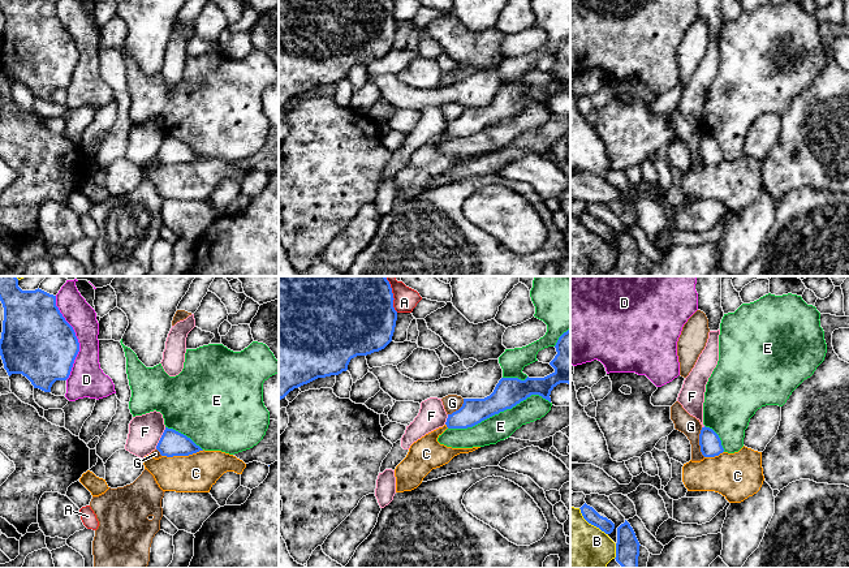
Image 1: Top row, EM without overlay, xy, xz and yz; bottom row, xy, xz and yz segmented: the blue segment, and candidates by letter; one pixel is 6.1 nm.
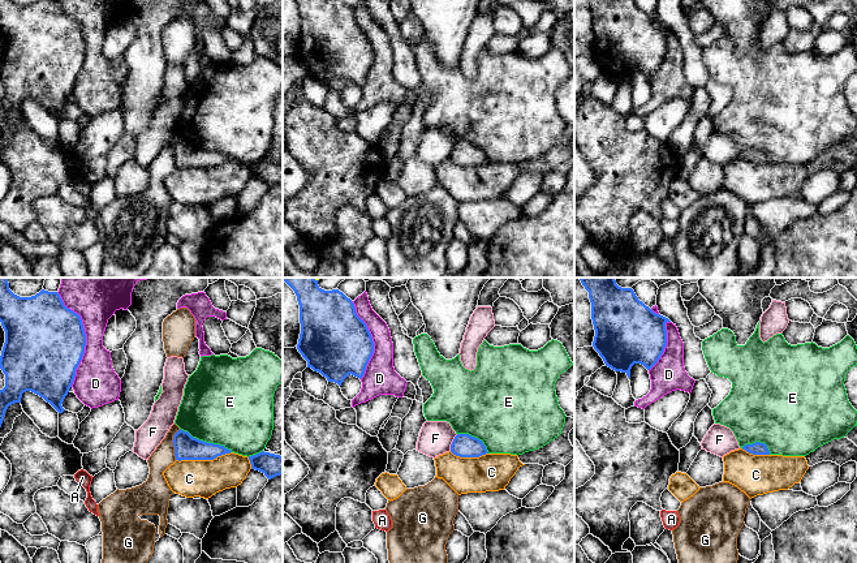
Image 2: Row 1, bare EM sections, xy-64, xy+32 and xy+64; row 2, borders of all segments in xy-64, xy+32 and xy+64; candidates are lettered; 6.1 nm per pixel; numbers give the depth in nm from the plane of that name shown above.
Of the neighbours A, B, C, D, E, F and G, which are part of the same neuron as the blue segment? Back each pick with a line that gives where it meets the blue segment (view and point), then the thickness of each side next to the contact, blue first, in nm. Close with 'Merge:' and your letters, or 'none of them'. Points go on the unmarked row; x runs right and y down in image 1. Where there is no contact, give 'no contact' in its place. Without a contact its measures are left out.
Merge: none of them

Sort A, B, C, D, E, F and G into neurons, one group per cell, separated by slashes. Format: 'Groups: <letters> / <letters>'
Groups: A / B / C / D / E / F / G

